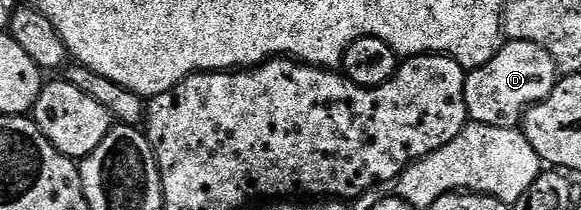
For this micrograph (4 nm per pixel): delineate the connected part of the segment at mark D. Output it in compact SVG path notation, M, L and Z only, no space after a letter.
M529 40L508 41L482 67L464 78L464 98L468 116L477 126L490 129L515 129L524 120L530 105L543 101L556 85L559 69L545 48Z

